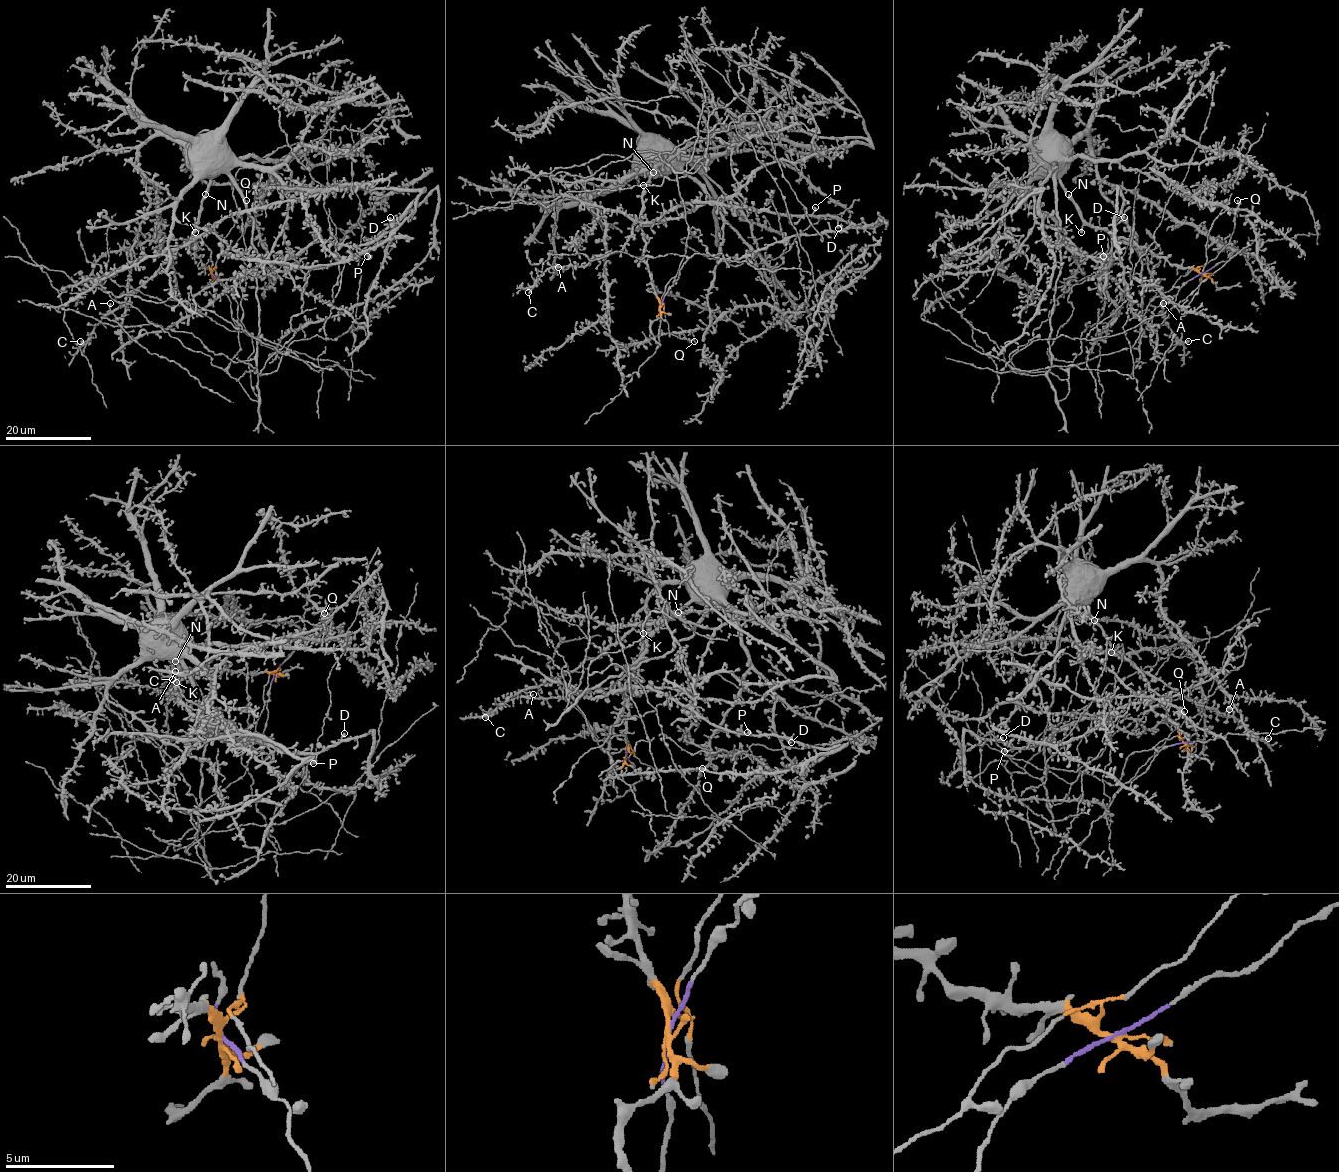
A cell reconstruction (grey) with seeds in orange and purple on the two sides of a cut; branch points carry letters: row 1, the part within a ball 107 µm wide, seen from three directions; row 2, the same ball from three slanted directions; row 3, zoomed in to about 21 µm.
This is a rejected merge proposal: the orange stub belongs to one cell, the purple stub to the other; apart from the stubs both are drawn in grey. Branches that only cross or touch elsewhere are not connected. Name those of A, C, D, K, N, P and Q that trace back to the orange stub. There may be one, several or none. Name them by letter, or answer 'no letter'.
A, C, K, N, Q

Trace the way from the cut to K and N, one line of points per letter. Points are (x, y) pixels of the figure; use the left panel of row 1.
K: (212, 273), (195, 254), (192, 238), (194, 232)
N: (212, 273), (195, 254), (192, 238), (205, 194)

